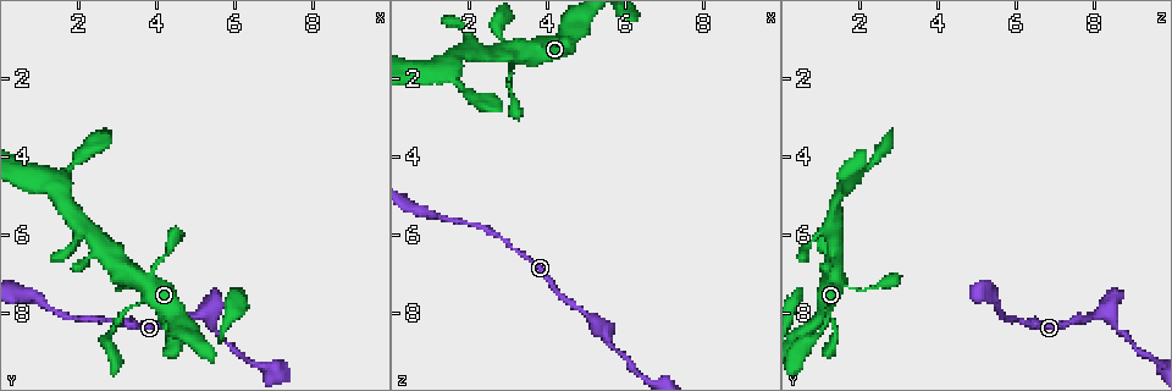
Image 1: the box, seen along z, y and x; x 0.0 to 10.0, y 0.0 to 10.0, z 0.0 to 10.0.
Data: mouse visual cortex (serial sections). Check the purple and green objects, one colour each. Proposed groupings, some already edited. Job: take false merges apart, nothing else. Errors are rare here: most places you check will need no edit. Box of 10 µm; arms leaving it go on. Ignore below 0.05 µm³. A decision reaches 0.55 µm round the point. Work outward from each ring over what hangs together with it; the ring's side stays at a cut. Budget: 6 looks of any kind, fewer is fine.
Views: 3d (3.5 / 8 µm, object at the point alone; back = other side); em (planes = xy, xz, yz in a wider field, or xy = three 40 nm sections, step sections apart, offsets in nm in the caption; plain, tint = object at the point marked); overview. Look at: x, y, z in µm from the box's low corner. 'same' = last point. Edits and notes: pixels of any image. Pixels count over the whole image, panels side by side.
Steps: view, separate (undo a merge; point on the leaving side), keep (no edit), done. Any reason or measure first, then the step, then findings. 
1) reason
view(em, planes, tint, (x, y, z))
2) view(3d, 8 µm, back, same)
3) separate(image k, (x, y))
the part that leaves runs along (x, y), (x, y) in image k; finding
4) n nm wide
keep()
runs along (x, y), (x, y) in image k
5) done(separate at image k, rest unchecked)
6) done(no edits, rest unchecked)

calibre changes
view(3d, 3.5 µm, (5.30, 8.00, 8.30))

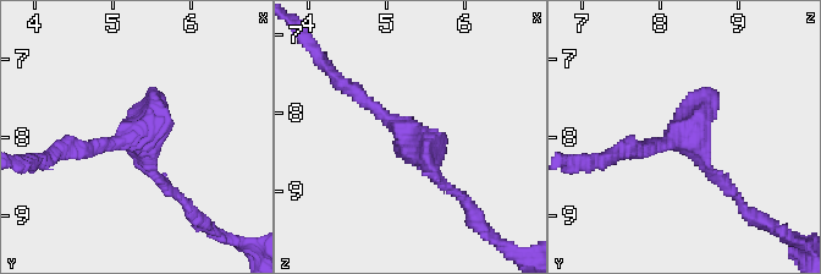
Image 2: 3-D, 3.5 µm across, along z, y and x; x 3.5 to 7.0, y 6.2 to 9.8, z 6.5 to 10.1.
shape alone is not enough
view(em, xy, step 3, tint, (5.30, 7.95, 8.35))

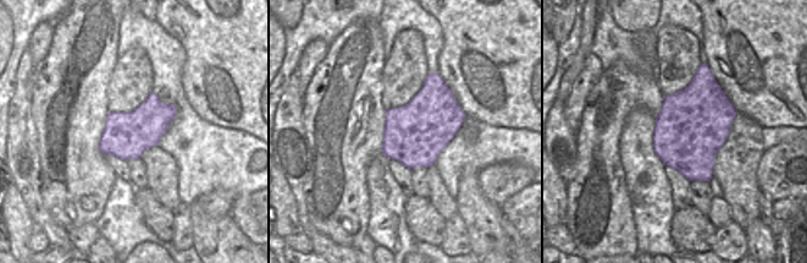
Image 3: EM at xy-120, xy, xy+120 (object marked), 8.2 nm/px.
keep()
runs along (351, 89), (403, 130), (447, 186) in image 2; all the same cell

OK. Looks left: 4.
sudden change in width
view(3d, 8 µm, back, (4.20, 6.50, 1.15))

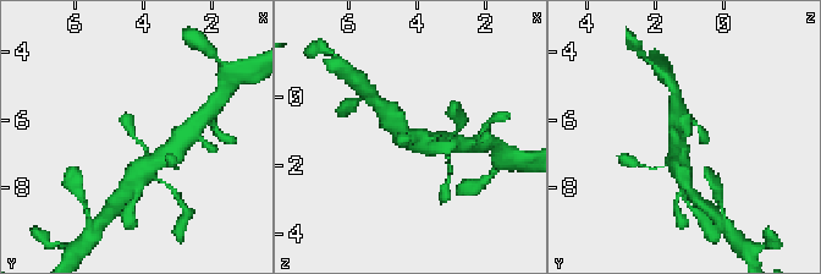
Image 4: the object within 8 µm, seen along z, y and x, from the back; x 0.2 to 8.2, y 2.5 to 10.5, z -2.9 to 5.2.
view(3d, 3.5 µm, back, same)

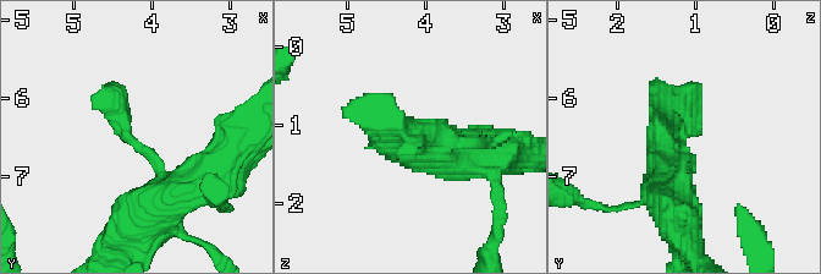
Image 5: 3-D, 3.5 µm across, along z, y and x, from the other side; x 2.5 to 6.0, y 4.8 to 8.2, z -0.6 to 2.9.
view(em, xy, step 5, tint, (4.30, 6.60, 1.20))

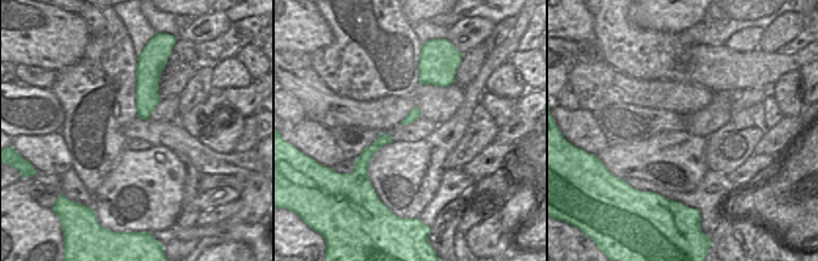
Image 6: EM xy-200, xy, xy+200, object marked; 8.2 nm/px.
keep()
runs along (159, 208), (159, 163), (92, 96) in image 5; all the same cell

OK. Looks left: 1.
done(no edits, rest unchecked)

